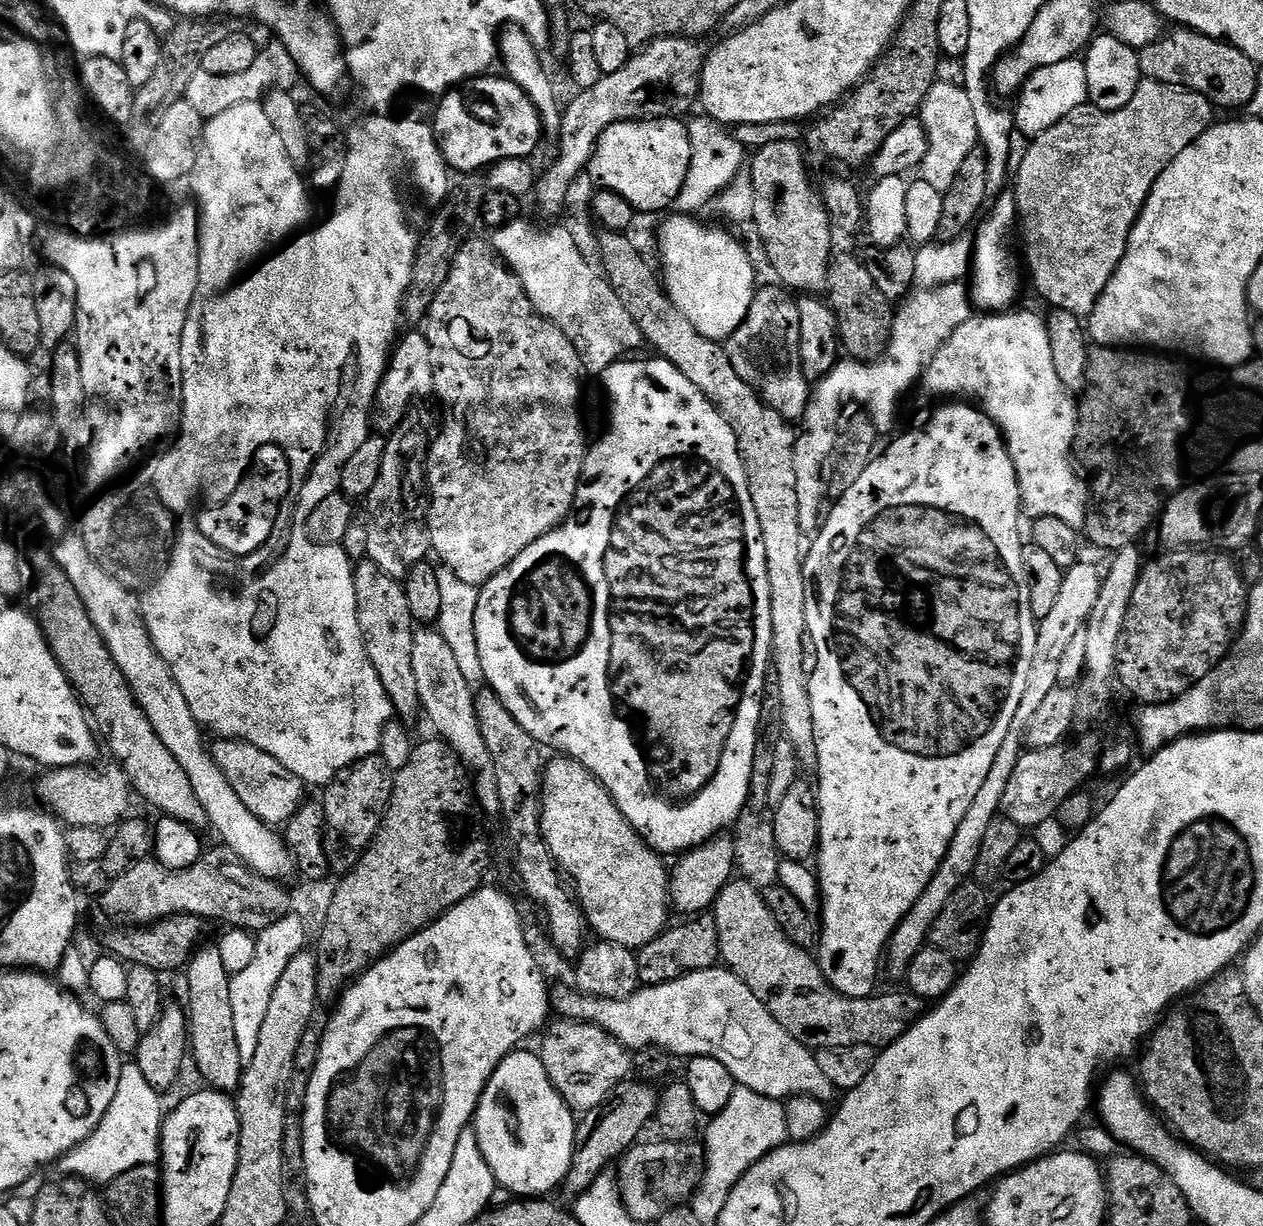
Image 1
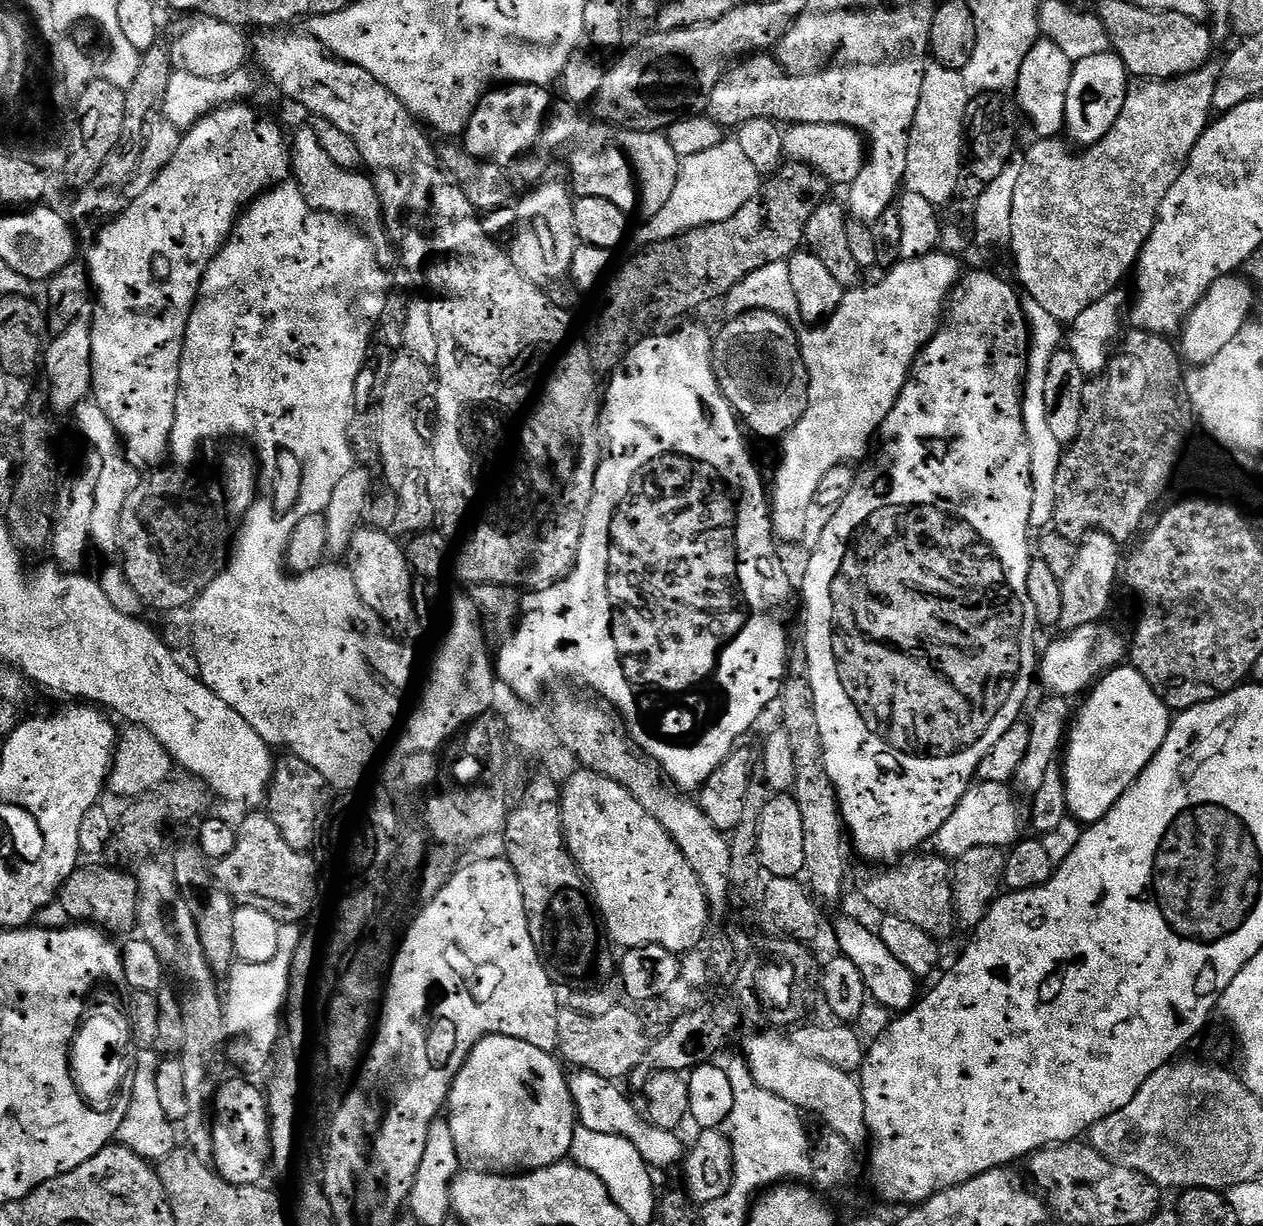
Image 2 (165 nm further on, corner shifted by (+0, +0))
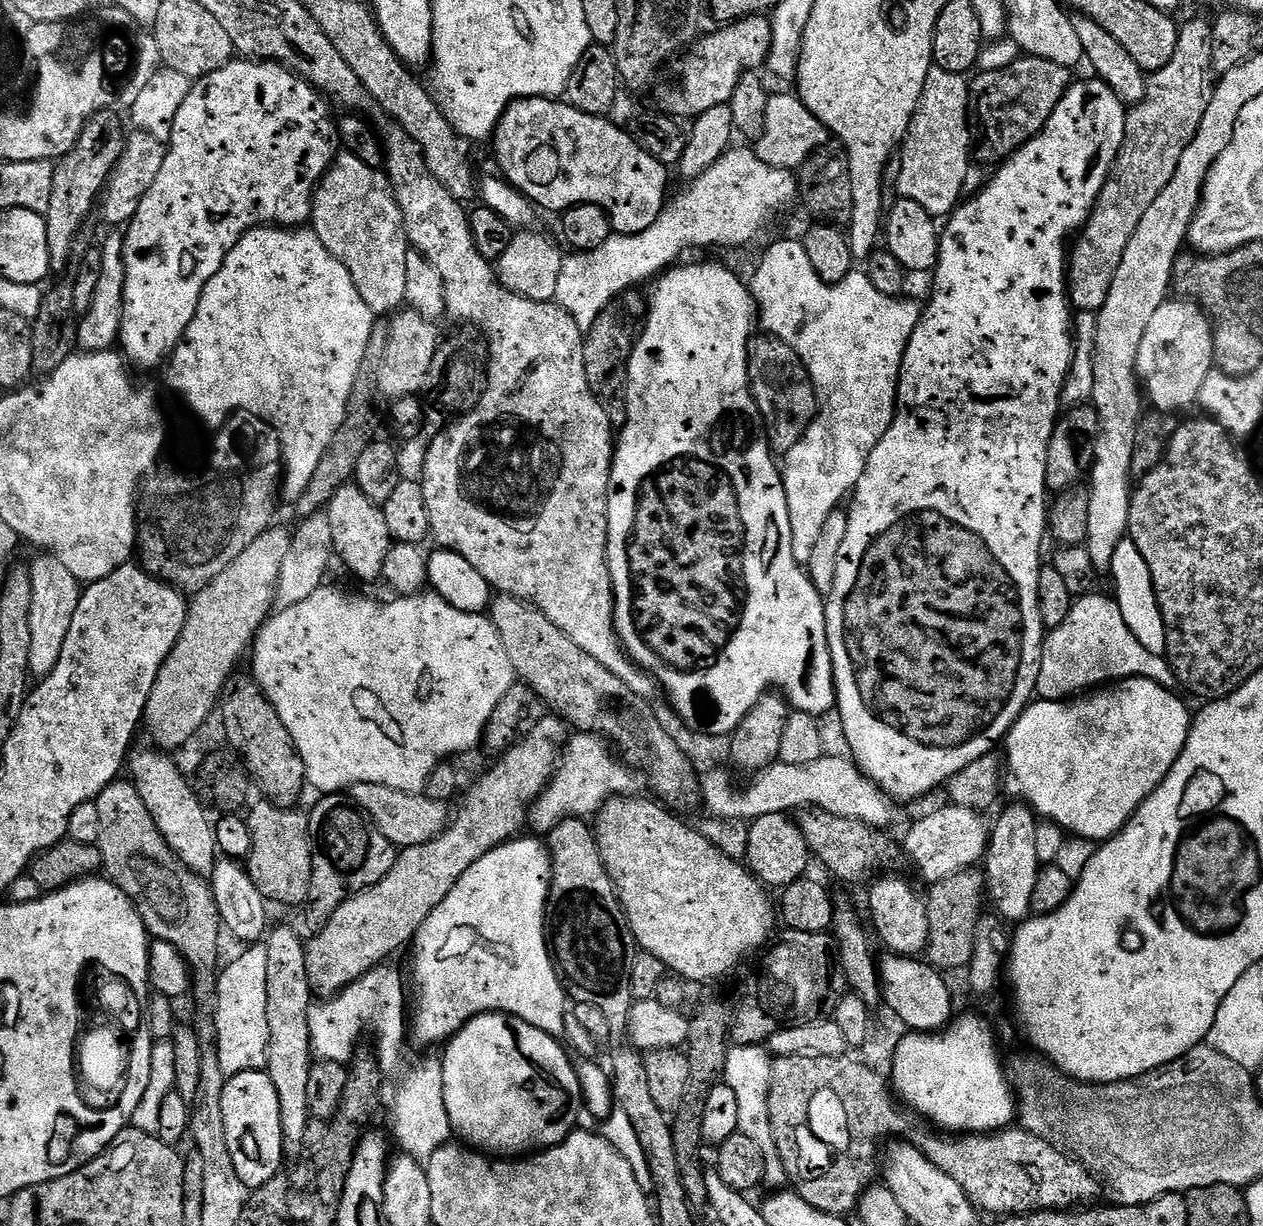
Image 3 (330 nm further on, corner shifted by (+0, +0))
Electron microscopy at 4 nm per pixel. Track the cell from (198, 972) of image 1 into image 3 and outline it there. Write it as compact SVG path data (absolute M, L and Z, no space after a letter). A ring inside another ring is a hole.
M137 747L129 755L126 768L127 771L132 771L130 783L138 790L138 798L146 802L146 810L150 810L154 824L158 826L158 830L162 830L170 848L199 876L211 877L218 859L213 817L208 817L209 809L200 805L199 794L192 789L191 782L180 773L179 766L168 757L171 755L159 747L151 747Z

